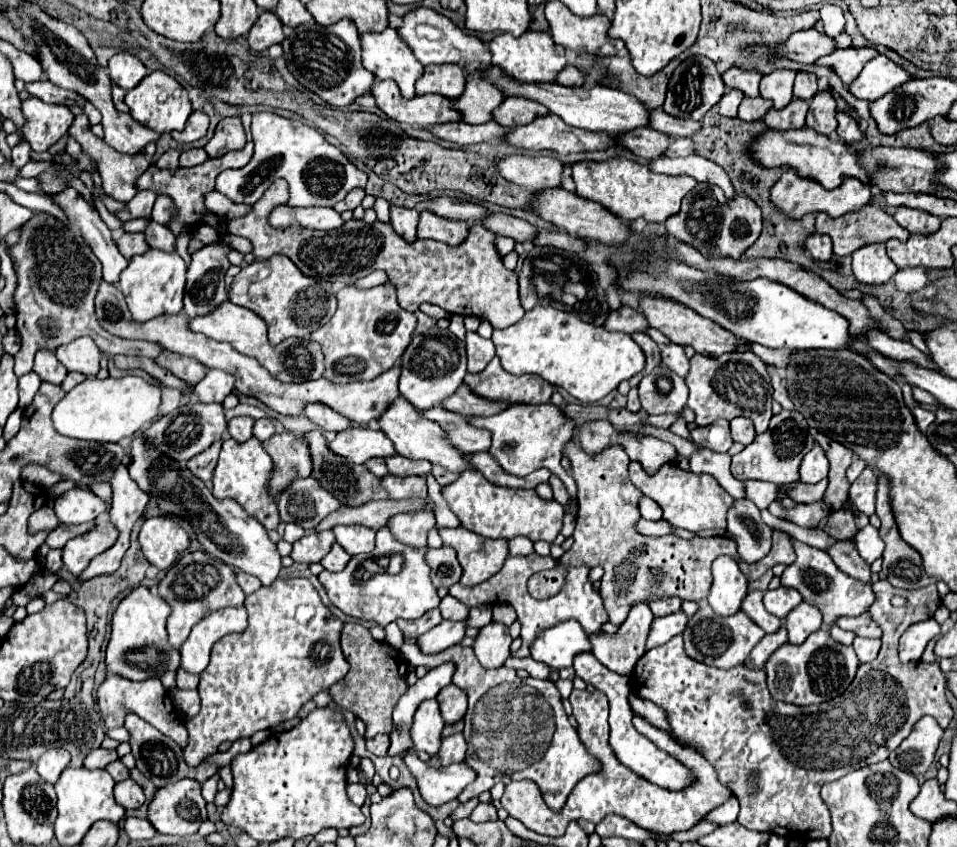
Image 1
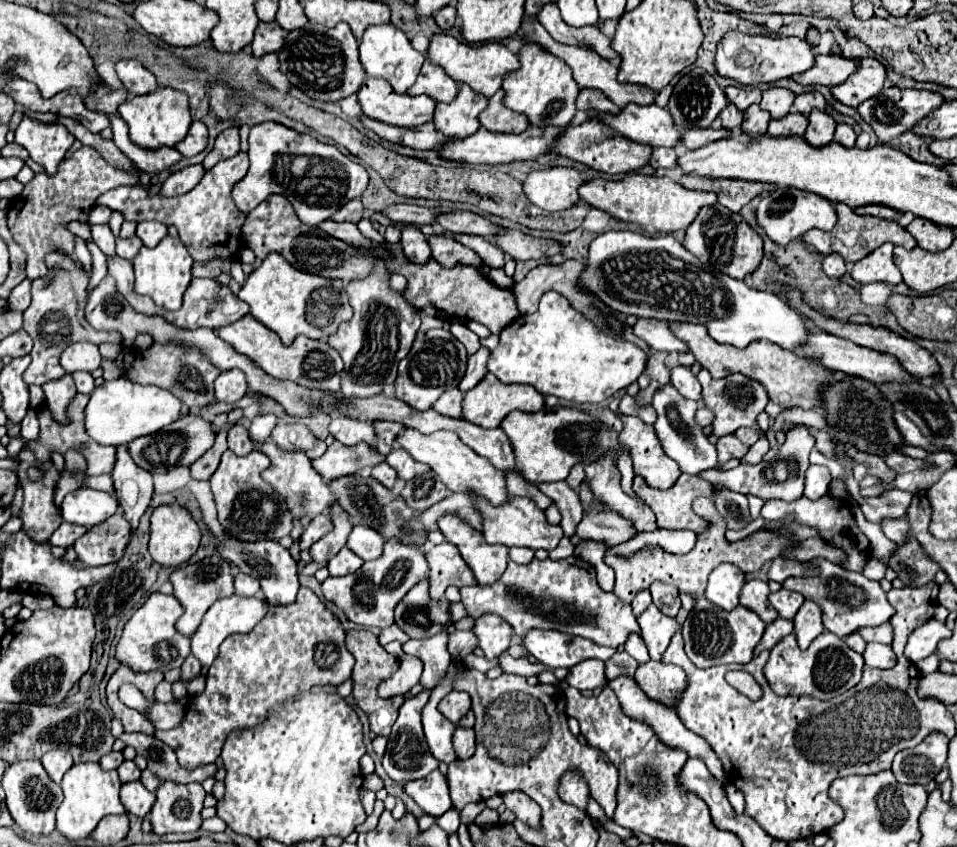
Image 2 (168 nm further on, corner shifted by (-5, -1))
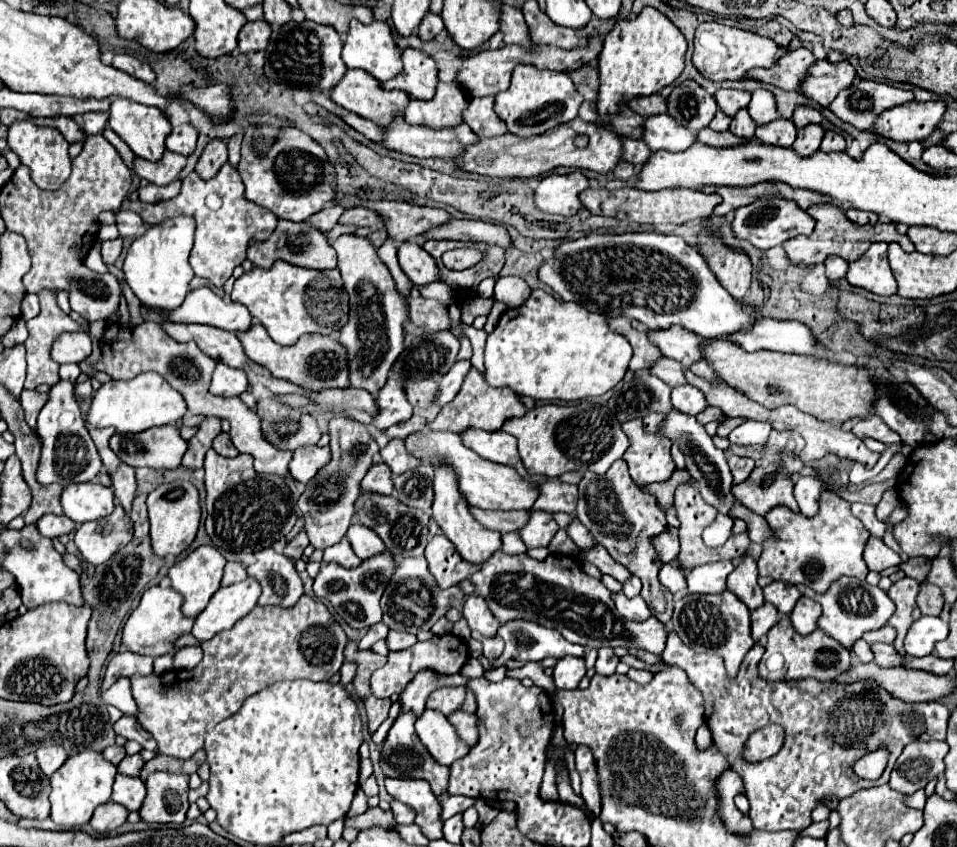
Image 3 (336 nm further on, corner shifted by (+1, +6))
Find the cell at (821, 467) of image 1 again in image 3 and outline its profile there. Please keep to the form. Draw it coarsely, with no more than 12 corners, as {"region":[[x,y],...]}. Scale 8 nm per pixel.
{"region":[[799,477],[795,499],[803,515],[815,515],[819,493],[817,477]]}

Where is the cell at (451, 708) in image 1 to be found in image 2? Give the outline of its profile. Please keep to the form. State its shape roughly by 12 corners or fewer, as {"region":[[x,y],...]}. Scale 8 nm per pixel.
{"region":[[449,692],[437,710],[459,722],[471,708],[465,692]]}

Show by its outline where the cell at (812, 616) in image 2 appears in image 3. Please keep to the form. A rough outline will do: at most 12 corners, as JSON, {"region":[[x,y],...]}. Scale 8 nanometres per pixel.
{"region":[[801,597],[791,611],[799,635],[817,629],[821,605]]}

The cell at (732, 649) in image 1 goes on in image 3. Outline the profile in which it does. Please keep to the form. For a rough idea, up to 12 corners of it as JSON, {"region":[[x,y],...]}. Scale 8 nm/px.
{"region":[[731,591],[675,601],[673,629],[729,675],[755,645]]}

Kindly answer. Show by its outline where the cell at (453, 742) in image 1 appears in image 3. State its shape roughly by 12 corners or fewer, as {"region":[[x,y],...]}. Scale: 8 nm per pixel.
{"region":[[455,711],[449,715],[457,735],[473,747],[477,717]]}

